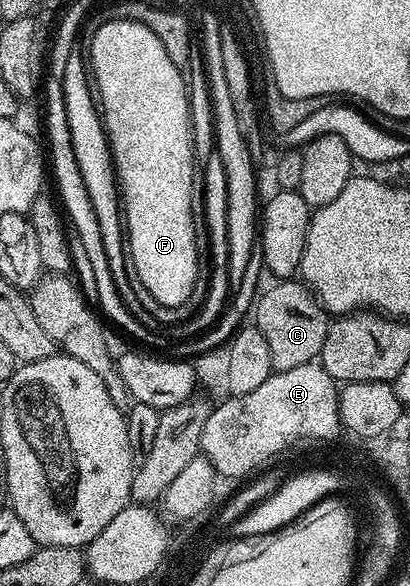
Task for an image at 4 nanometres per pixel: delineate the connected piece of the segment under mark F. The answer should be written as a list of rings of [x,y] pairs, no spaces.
[[[112,18],[92,29],[91,35],[88,63],[113,153],[129,253],[147,294],[162,309],[171,310],[187,302],[197,273],[195,230],[191,230],[193,137],[187,80],[167,58],[163,42],[138,20]]]

